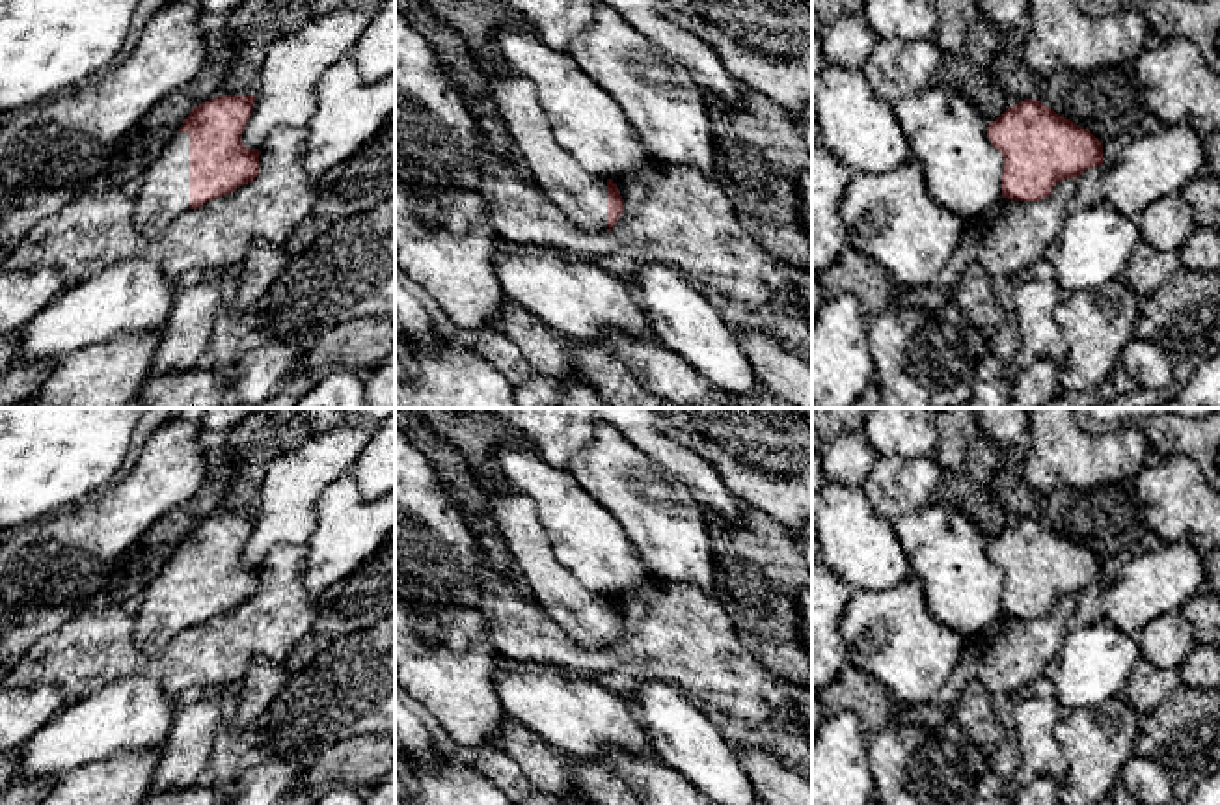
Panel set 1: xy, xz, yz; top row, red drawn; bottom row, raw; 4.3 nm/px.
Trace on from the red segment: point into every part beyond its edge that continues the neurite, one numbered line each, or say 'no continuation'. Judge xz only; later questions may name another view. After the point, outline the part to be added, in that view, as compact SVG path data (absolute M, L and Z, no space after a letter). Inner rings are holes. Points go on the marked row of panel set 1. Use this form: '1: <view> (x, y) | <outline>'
1: xz (582, 196) | M510 71L494 76L488 88L499 119L538 188L577 229L607 233L607 179L589 173L557 143L535 86Z

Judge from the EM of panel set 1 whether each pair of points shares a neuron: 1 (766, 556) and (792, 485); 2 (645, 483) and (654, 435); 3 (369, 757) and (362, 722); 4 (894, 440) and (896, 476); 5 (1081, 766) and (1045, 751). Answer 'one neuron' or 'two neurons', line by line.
1: two neurons
2: two neurons
3: two neurons
4: two neurons
5: two neurons

